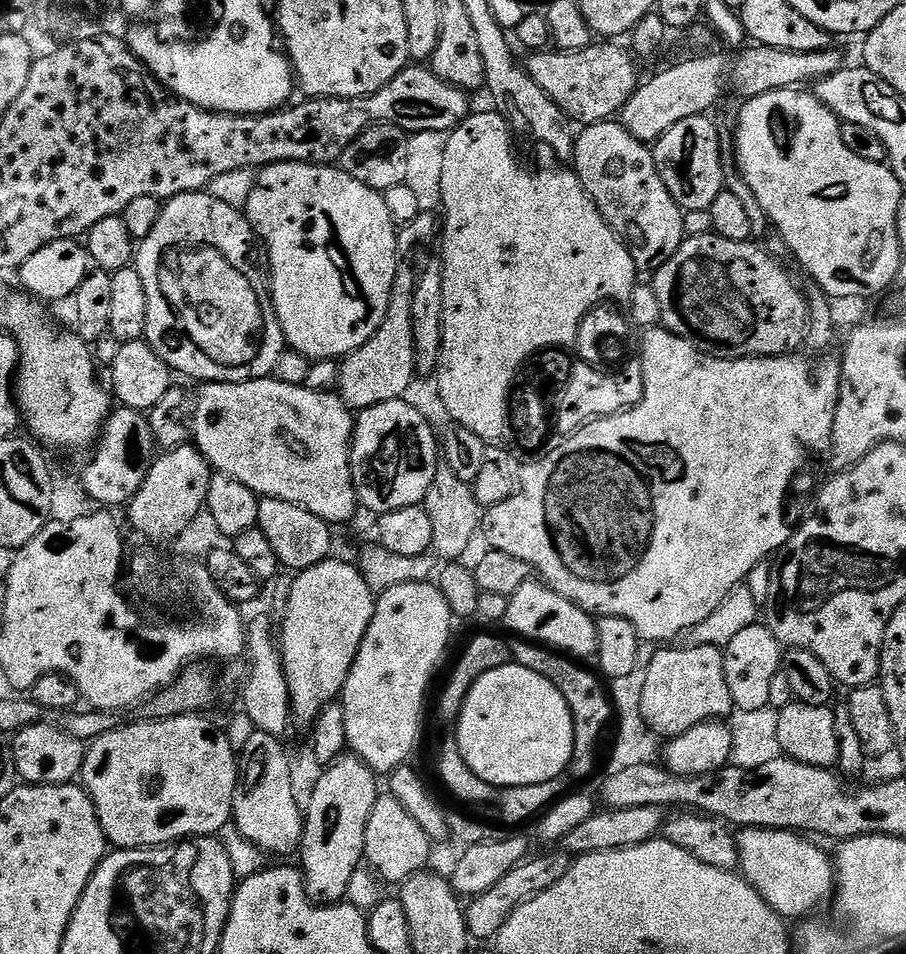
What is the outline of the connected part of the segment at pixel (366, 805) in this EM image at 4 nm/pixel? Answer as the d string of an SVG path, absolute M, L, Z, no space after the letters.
M355 754L341 756L321 772L324 773L320 781L312 788L312 801L306 804L304 835L298 847L299 863L309 897L340 902L347 897L350 878L354 878L364 860L366 826L378 799L378 776Z

